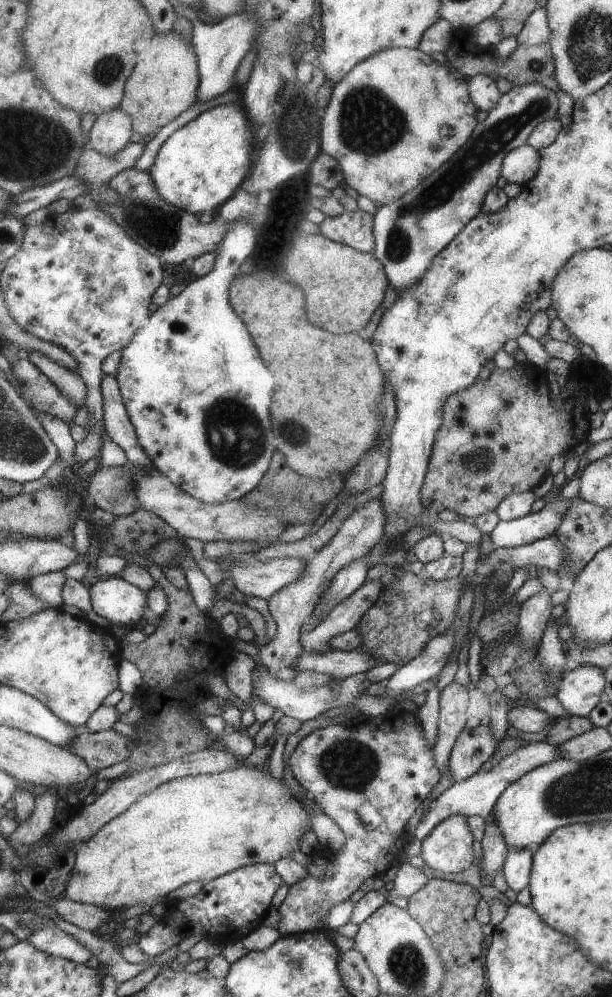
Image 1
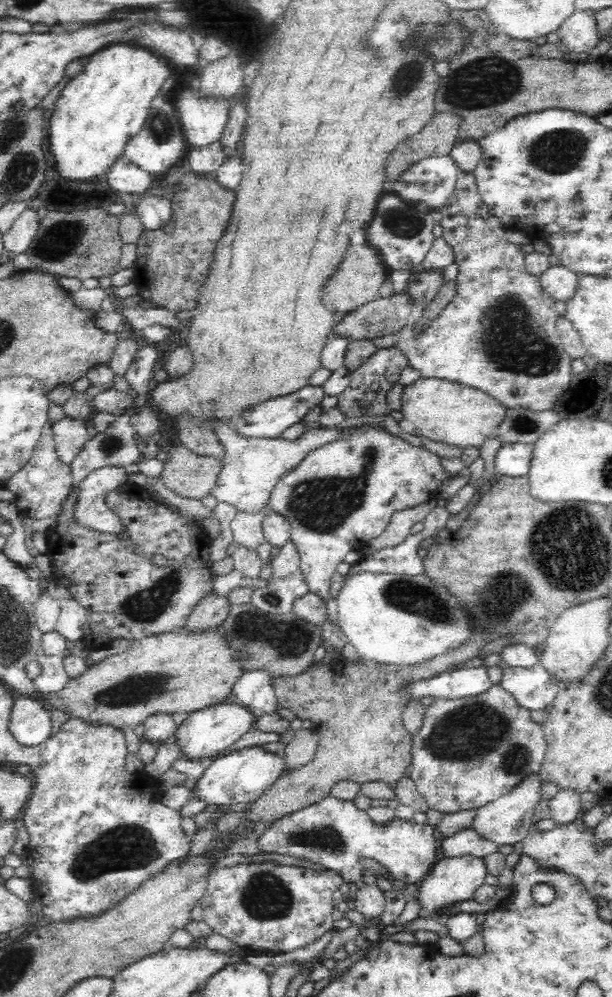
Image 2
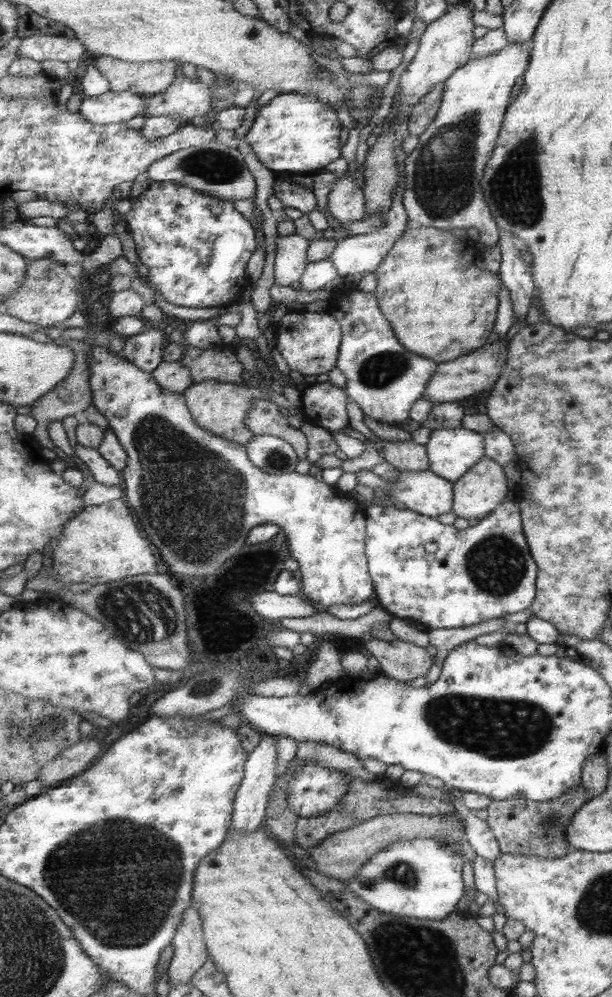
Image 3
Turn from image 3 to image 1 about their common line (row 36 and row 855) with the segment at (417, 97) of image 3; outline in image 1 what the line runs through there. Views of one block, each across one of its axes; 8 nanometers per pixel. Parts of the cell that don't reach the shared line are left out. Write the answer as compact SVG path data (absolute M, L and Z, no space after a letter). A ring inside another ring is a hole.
M453 816L441 822L435 832L427 836L421 846L421 858L429 868L445 874L457 874L465 872L475 862L475 838L467 818L469 816Z

